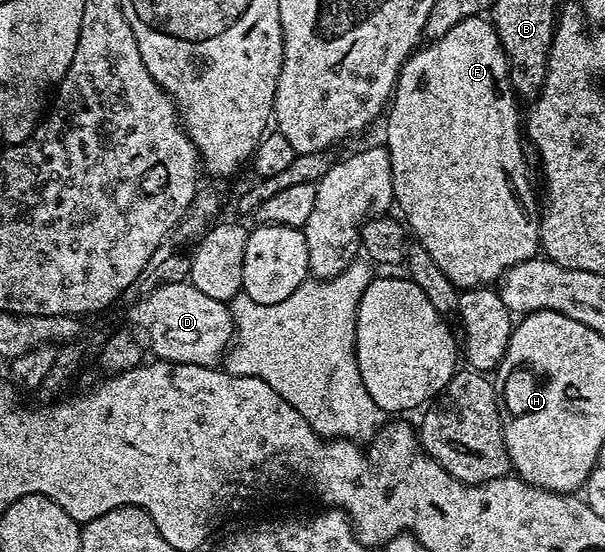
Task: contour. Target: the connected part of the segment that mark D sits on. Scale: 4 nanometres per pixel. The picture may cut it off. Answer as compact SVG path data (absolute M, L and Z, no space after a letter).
M158 283L154 290L127 308L129 320L145 332L149 348L156 359L167 360L170 364L194 364L216 368L226 359L234 335L233 314L230 305L224 300L207 298L203 290L194 284Z

